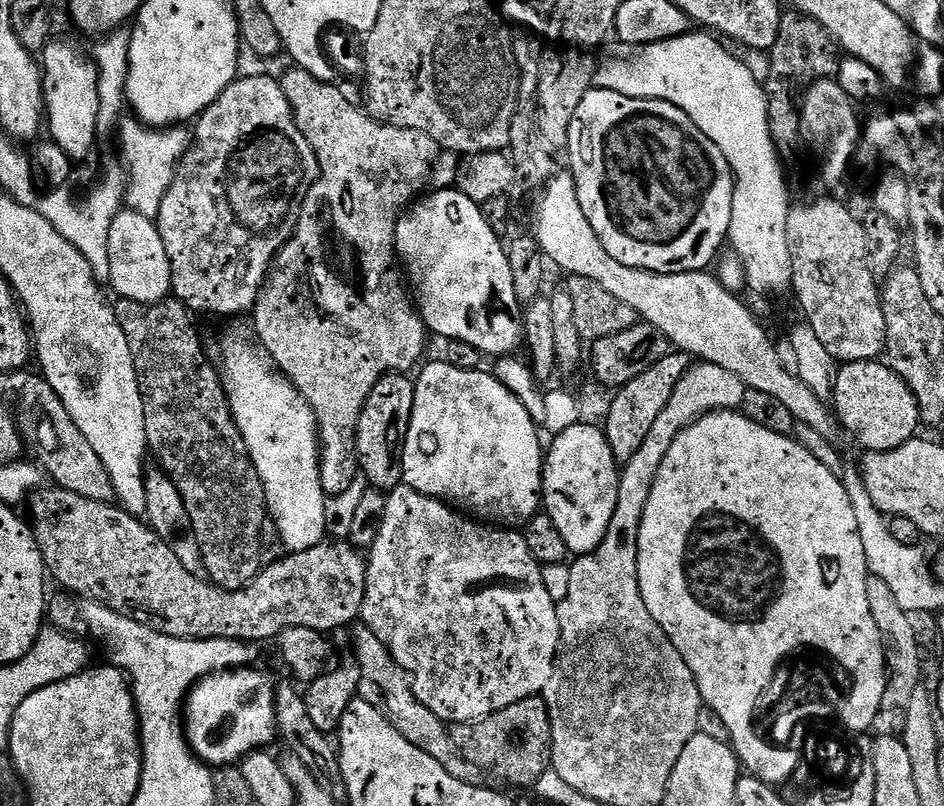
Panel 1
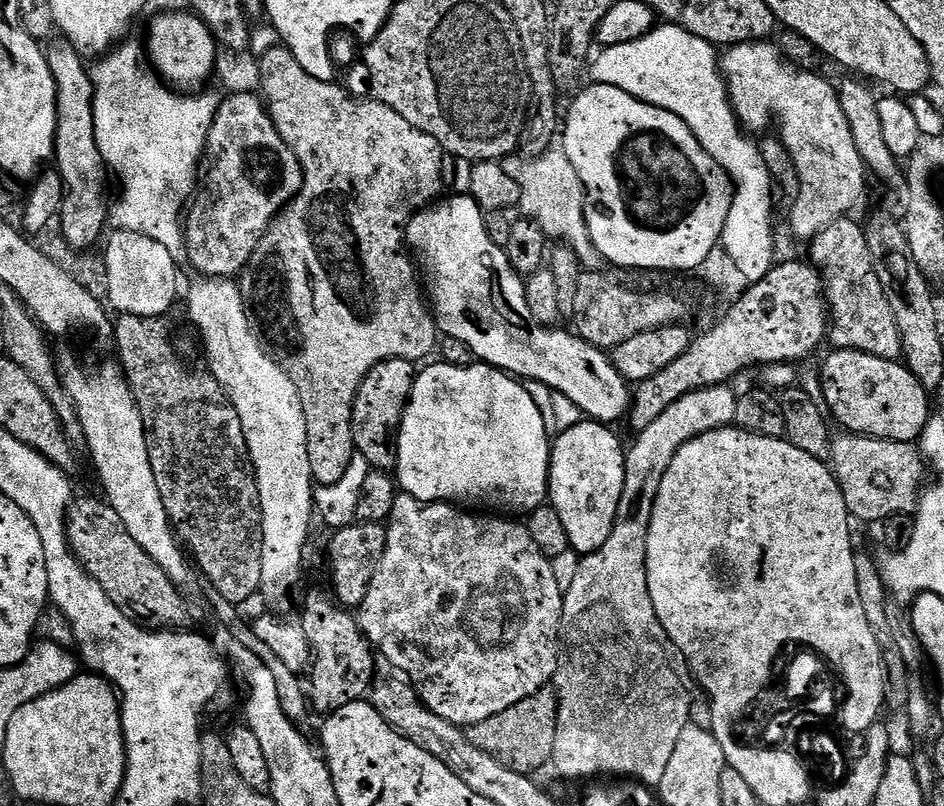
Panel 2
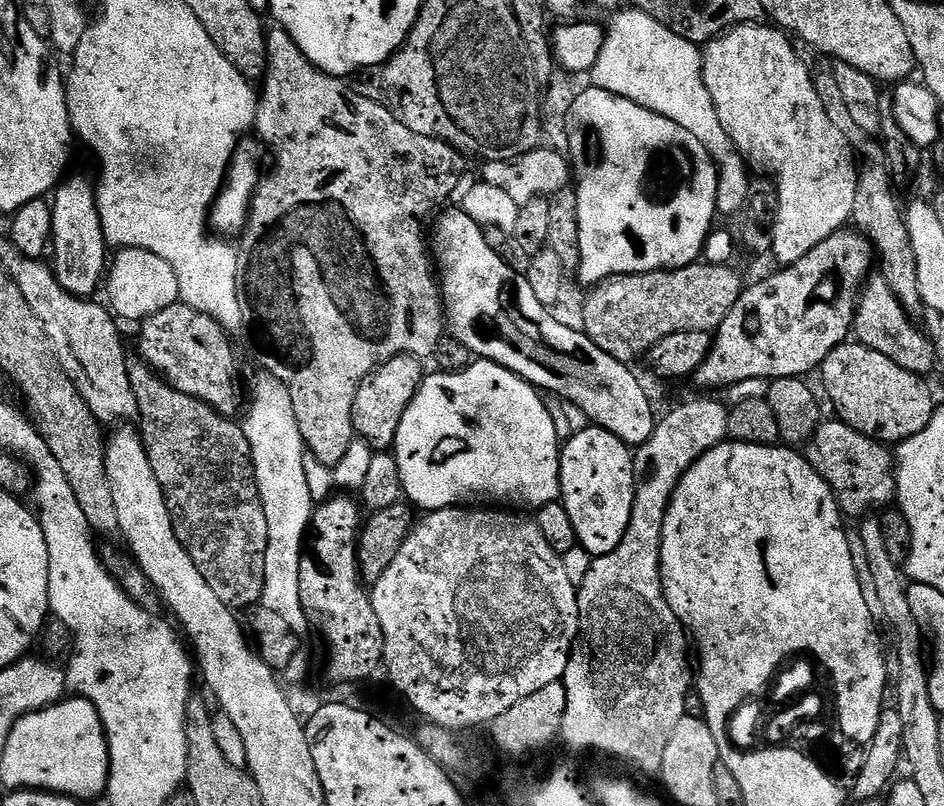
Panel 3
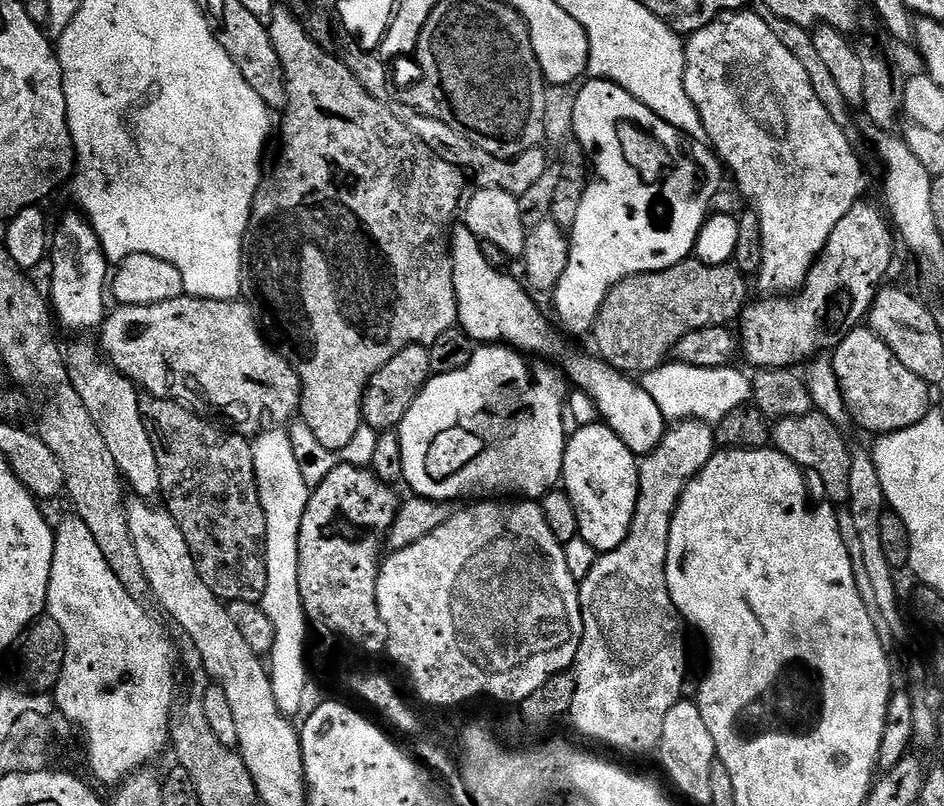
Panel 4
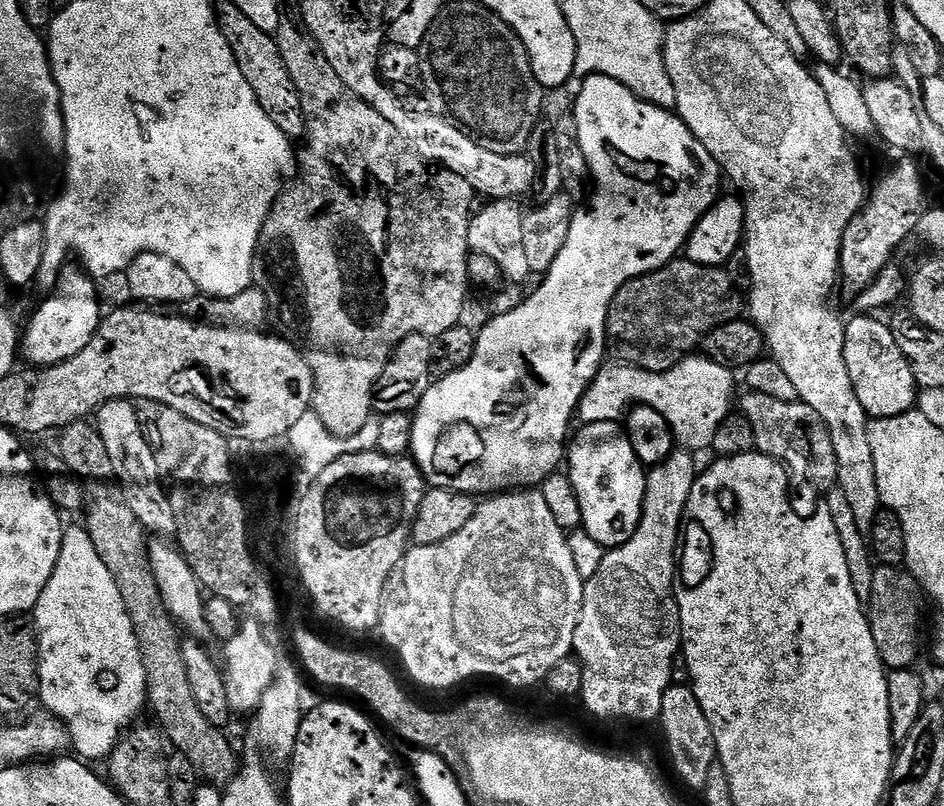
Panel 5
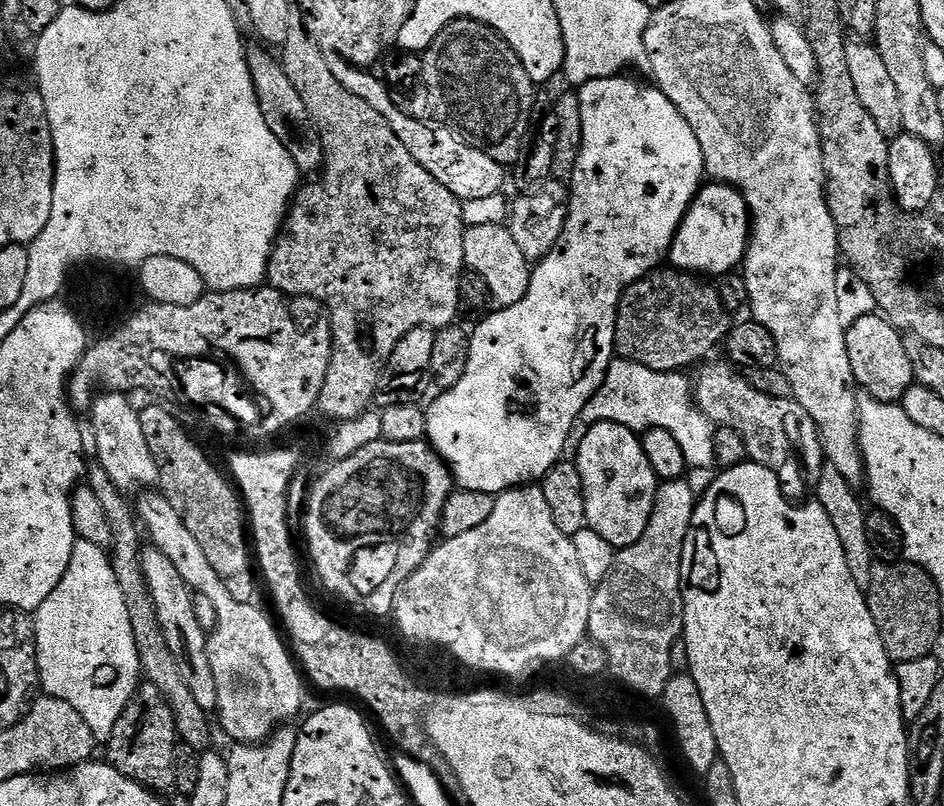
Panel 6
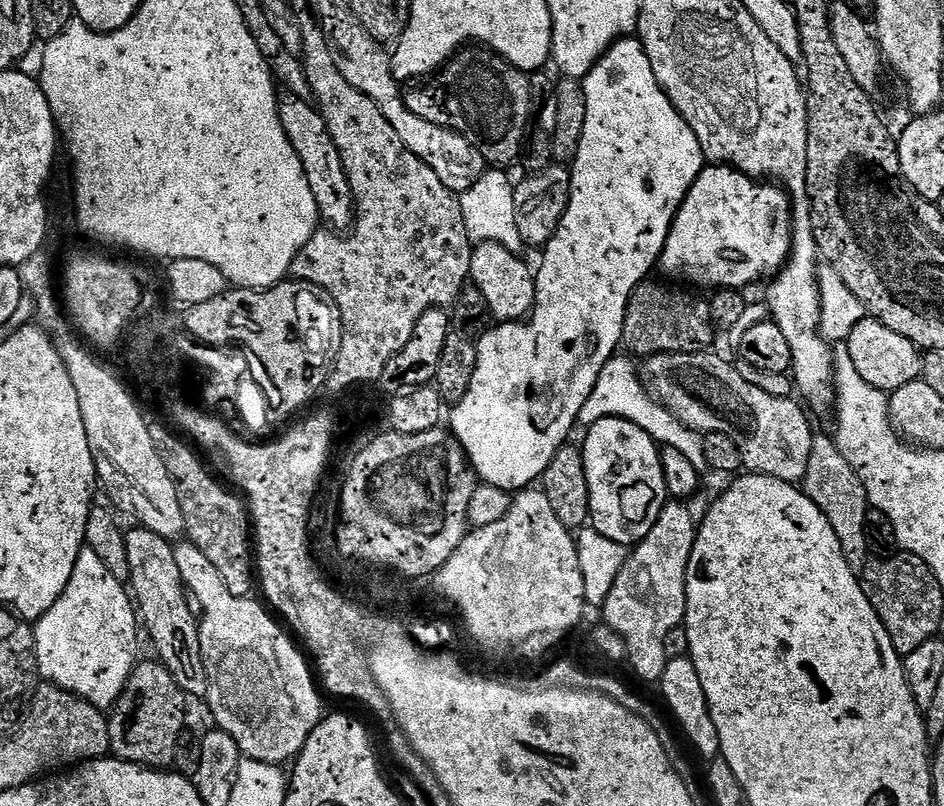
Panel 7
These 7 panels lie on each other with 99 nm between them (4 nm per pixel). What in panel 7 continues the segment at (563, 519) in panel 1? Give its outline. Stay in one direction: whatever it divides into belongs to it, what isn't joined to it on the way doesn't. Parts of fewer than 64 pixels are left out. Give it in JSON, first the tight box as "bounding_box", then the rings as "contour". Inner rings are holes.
{"bounding_box":[583,418,670,546],"contour":[[[602,418],[591,425],[583,446],[586,462],[586,486],[590,486],[590,524],[598,534],[610,538],[610,542],[618,542],[625,546],[635,546],[658,522],[658,514],[662,514],[670,497],[666,478],[662,474],[660,461],[661,449],[656,441],[642,430],[642,426],[634,426],[634,422],[626,422],[622,418]]]}

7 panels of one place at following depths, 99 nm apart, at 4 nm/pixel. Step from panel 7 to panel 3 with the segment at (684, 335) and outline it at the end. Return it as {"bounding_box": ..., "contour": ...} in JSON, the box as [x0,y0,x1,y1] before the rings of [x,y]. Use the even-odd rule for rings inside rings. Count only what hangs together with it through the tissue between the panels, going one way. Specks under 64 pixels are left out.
{"bounding_box":[582,262,744,366],"contour":[[[697,262],[685,268],[670,268],[658,272],[635,272],[611,276],[595,285],[592,292],[584,300],[584,324],[582,331],[598,346],[598,350],[606,350],[610,358],[629,366],[635,360],[643,361],[653,346],[662,342],[662,338],[670,338],[670,334],[678,334],[682,330],[717,331],[725,320],[735,302],[744,289],[739,274],[729,265]]]}

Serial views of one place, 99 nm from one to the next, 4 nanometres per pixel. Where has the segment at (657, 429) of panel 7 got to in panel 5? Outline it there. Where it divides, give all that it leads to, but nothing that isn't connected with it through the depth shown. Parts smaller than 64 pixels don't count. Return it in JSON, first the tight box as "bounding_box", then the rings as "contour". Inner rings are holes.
{"bounding_box":[578,354,736,450],"contour":[[[692,354],[681,364],[665,372],[647,372],[627,362],[605,363],[592,379],[592,385],[580,399],[578,417],[583,424],[620,422],[625,419],[630,406],[653,408],[666,418],[672,428],[675,443],[684,450],[711,447],[718,426],[734,408],[732,391],[736,388],[733,369],[718,366],[718,362],[703,354]]]}

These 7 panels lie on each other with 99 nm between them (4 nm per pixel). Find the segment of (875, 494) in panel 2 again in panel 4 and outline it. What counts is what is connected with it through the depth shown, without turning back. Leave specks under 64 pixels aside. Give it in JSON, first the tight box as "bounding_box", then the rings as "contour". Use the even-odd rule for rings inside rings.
{"bounding_box":[774,410,850,506],"contour":[[[813,410],[808,416],[777,419],[774,424],[774,444],[786,458],[790,458],[798,467],[810,470],[824,483],[824,492],[833,505],[840,506],[848,499],[848,466],[850,447],[844,441],[841,429]]]}

